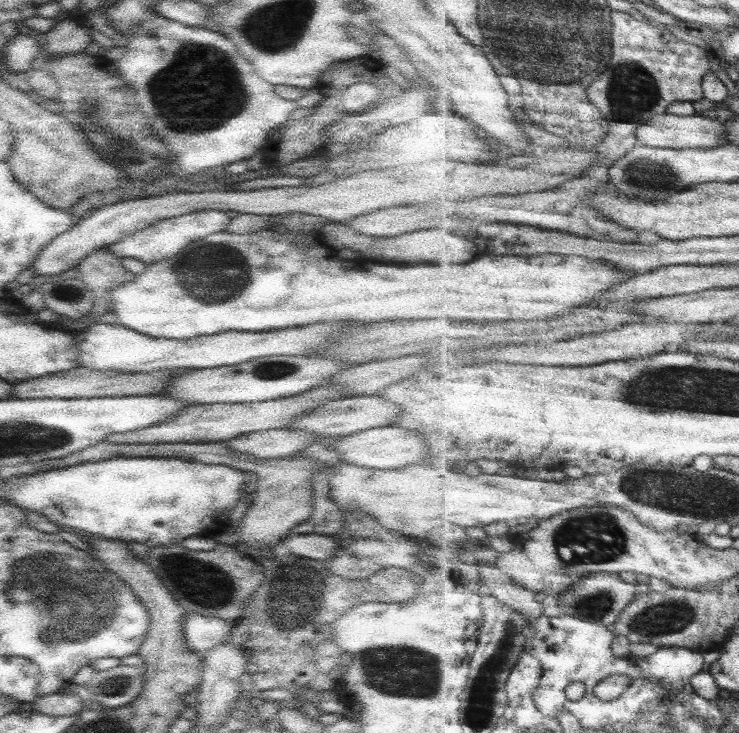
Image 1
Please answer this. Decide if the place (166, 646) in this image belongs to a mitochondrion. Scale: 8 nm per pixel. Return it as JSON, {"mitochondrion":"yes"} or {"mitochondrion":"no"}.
{"mitochondrion":"no"}

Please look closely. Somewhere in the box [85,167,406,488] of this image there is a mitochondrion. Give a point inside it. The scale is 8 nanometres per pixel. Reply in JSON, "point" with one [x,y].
{"point":[211,276]}

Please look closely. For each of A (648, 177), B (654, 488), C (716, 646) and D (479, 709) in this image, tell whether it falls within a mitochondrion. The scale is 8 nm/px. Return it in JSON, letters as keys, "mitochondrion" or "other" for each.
{"A":"mitochondrion","B":"mitochondrion","C":"other","D":"mitochondrion"}

